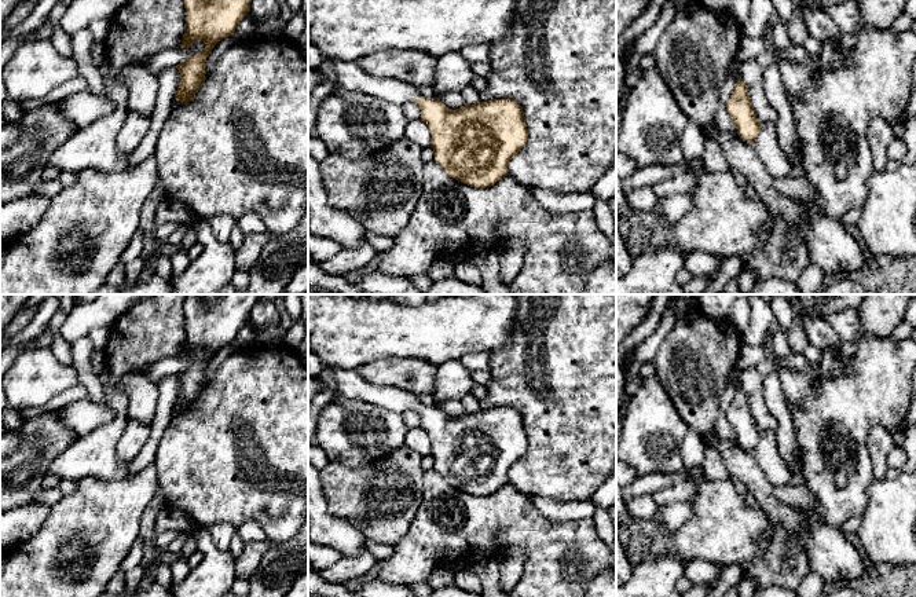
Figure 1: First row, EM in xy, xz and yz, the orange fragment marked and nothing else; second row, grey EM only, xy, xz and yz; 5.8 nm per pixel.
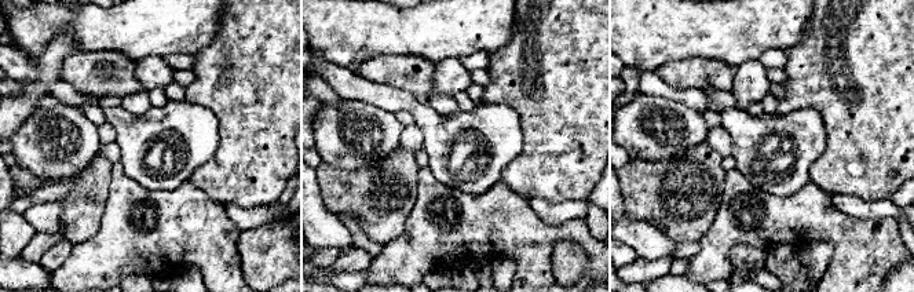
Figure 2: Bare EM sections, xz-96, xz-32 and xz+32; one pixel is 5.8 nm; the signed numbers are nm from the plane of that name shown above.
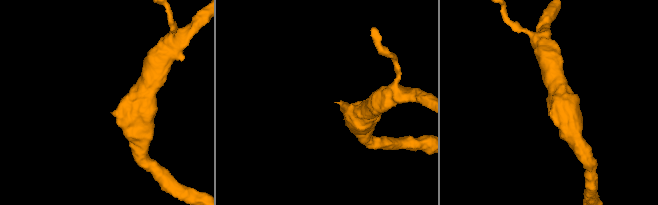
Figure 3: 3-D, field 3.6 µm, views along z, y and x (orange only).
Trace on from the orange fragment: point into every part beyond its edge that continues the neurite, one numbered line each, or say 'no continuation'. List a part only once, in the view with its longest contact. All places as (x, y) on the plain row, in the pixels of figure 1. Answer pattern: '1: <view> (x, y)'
1: xz (350, 384)

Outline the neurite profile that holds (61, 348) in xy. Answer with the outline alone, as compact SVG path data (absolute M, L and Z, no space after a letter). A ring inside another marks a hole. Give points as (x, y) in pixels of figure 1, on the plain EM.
M61 330L55 333L50 349L61 363L73 363L73 352L70 343L62 337Z

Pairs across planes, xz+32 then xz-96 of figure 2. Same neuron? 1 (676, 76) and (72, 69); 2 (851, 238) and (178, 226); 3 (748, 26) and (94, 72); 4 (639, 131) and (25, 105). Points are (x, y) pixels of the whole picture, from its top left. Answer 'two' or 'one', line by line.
1: one
2: one
3: two
4: two

